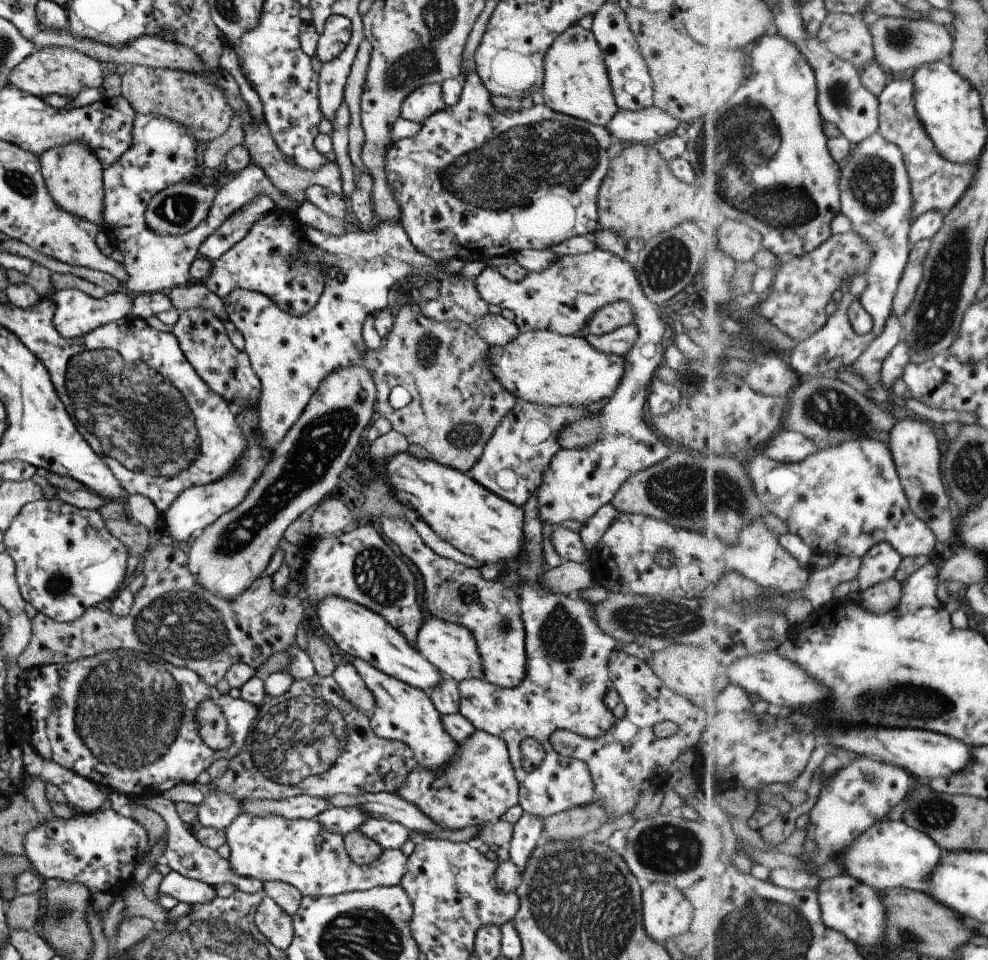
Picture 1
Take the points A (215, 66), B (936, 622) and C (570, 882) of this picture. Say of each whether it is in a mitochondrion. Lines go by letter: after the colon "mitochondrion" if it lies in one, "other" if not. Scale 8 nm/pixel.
A: other
B: other
C: mitochondrion

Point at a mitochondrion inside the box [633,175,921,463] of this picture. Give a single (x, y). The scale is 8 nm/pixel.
(832, 410)

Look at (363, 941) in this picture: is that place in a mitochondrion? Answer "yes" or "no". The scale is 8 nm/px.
yes

